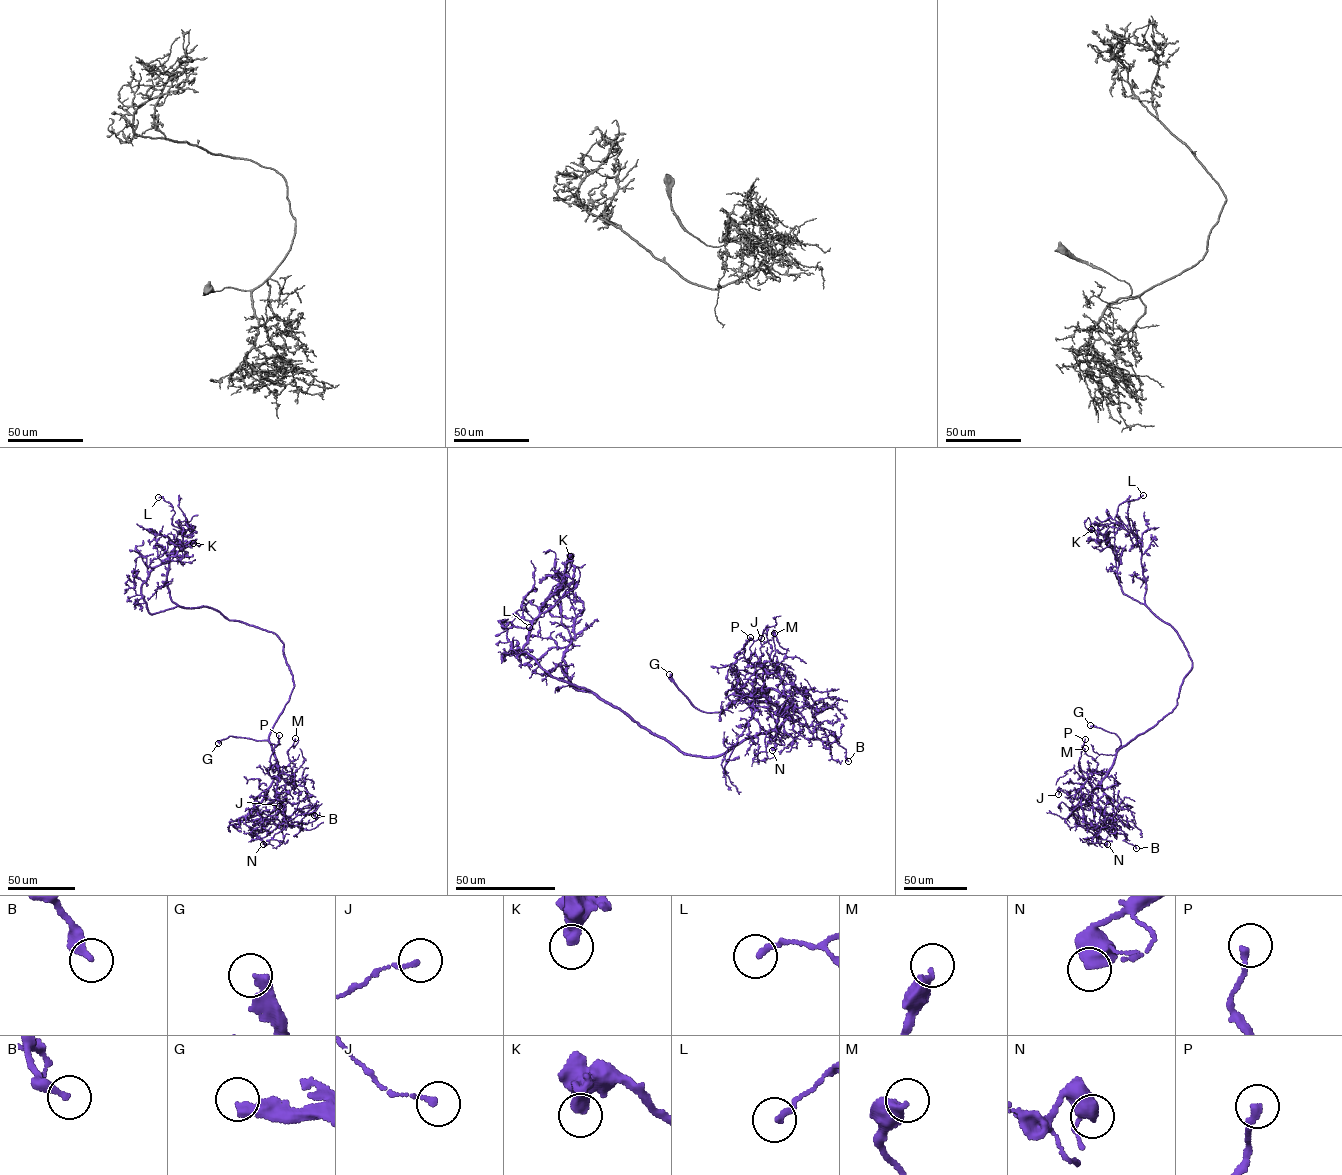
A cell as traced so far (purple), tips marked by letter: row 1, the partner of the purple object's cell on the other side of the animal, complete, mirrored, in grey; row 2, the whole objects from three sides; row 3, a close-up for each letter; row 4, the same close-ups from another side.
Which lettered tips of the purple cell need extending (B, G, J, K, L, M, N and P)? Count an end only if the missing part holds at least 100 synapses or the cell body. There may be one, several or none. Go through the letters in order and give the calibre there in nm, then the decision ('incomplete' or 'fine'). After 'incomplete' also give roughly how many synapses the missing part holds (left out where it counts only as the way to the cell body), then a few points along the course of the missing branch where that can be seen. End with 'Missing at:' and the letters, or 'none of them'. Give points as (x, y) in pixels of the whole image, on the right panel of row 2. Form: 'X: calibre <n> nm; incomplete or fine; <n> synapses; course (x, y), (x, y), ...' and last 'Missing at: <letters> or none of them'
B: calibre 320 nm; fine
G: calibre 320 nm; incomplete
J: calibre 150 nm; fine
K: calibre 400 nm; fine
L: calibre 190 nm; fine
M: calibre 460 nm; fine
N: calibre 400 nm; fine
P: calibre 220 nm; fine
Missing at: G

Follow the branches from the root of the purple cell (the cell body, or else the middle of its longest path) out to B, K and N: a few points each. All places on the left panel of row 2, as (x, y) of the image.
B: (265, 629), (283, 644), (294, 687), (269, 737), (287, 782), (280, 812), (300, 808), (314, 815)
K: (265, 629), (231, 621), (205, 607), (177, 606), (149, 612), (141, 585), (149, 571), (193, 543)
N: (265, 629), (283, 644), (294, 687), (269, 737), (279, 770), (276, 792), (284, 805), (284, 828), (263, 844)

